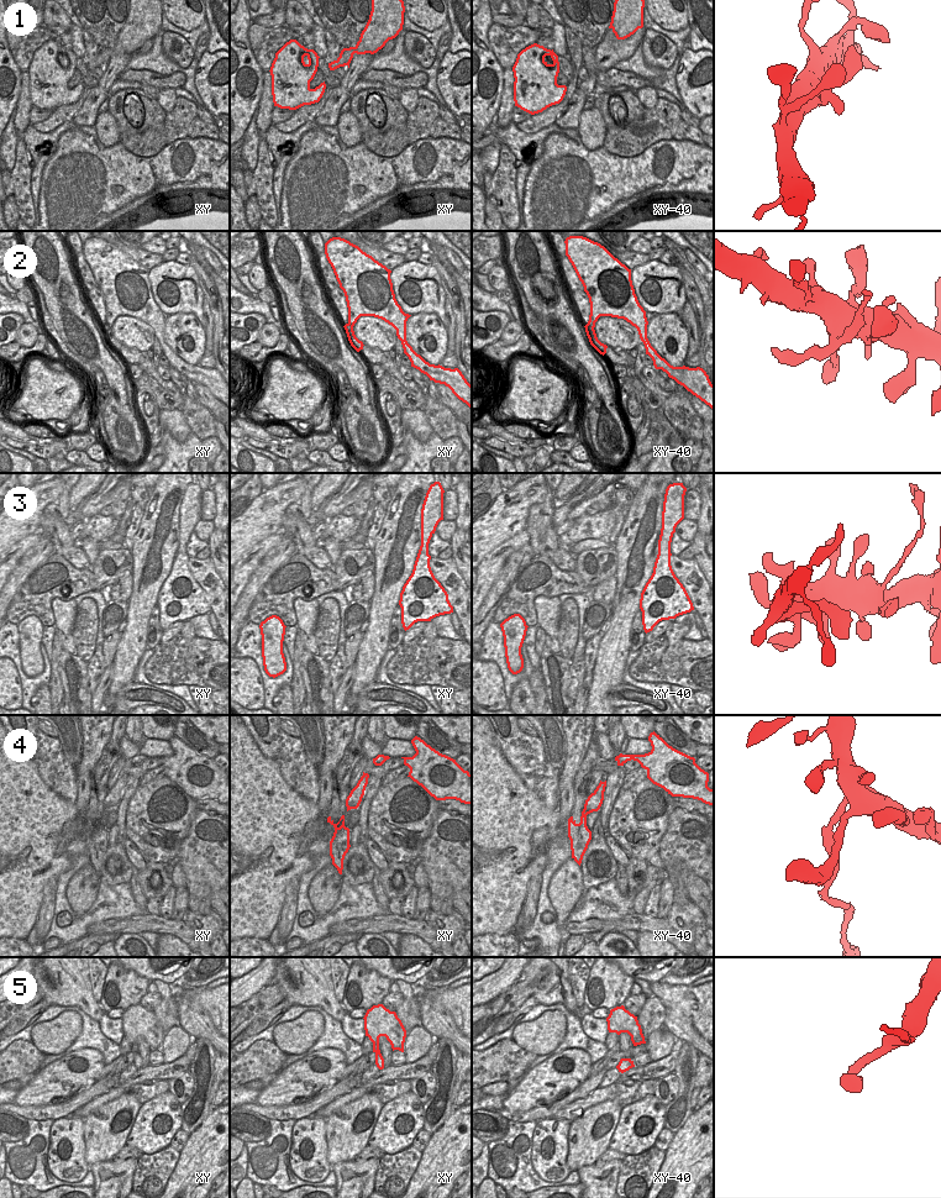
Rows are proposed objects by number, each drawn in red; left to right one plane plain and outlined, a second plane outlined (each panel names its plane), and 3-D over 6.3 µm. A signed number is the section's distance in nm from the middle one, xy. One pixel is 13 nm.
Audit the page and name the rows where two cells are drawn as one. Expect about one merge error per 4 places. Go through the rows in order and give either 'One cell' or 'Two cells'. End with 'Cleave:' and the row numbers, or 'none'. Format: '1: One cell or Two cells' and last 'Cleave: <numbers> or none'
1: One cell
2: One cell
3: One cell
4: Two cells
5: One cell
Cleave: 4

